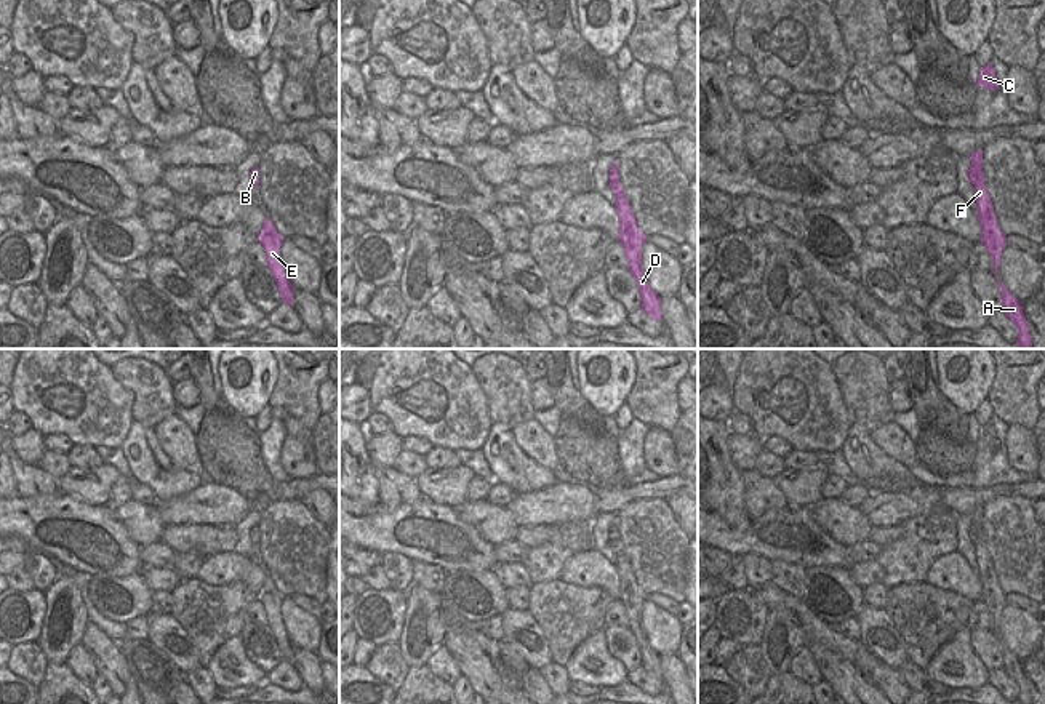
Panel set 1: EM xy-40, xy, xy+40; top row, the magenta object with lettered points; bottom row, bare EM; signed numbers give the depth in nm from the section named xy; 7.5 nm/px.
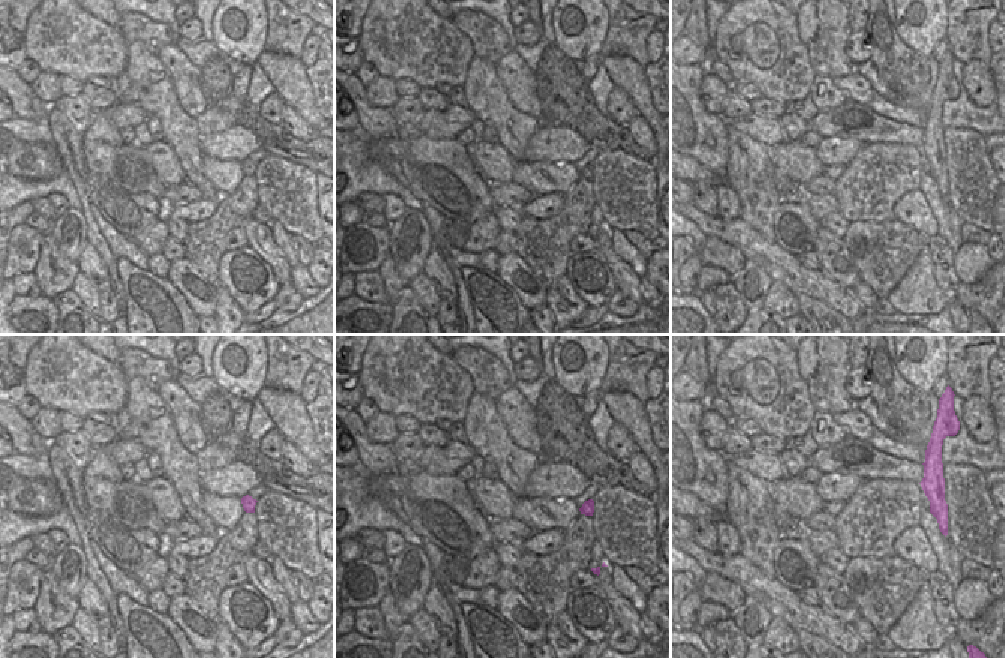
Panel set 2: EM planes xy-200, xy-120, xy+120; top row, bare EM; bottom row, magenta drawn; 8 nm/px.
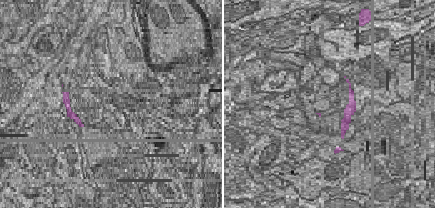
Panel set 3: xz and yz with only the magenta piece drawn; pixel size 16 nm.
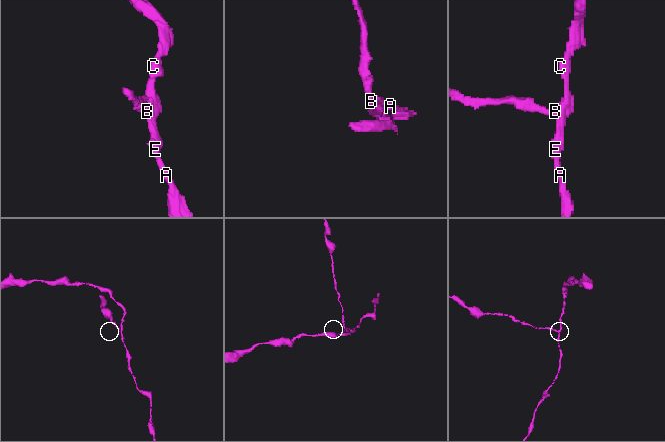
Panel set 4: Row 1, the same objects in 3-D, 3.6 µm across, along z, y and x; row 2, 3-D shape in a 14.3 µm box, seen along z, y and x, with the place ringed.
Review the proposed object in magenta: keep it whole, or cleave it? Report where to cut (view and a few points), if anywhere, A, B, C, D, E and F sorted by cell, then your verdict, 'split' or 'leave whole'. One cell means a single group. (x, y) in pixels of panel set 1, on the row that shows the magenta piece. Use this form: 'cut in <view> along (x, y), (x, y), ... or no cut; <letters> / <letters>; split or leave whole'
cut in xy along (618, 180), (613, 191); A C D E F / B; split

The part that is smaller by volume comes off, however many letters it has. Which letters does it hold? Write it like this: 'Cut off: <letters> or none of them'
Cut off: B

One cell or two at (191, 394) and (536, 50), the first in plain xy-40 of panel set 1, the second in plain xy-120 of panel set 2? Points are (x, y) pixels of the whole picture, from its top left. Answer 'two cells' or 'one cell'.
two cells

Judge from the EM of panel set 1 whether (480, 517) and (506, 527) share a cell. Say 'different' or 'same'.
same

